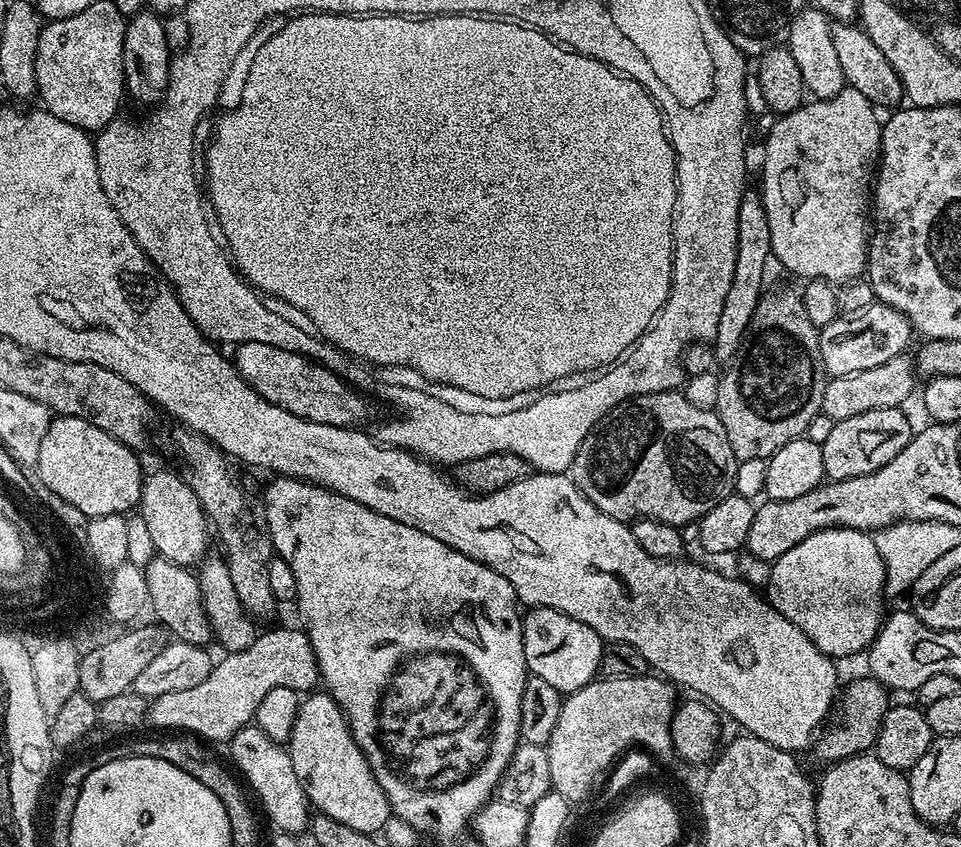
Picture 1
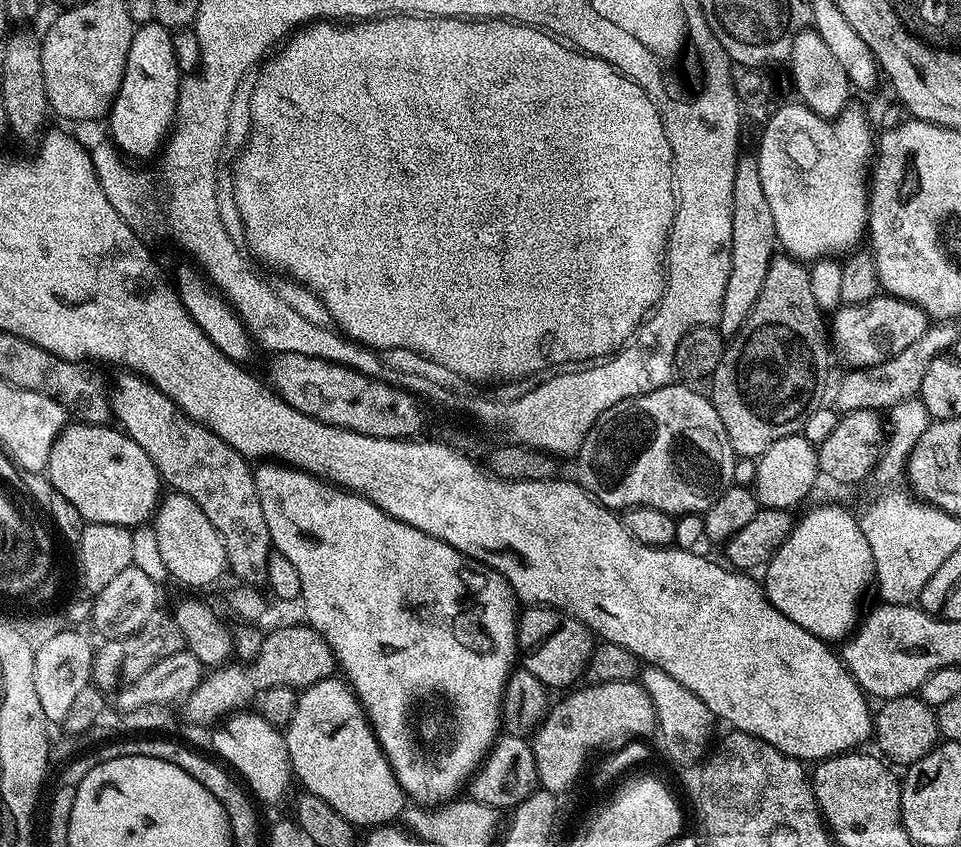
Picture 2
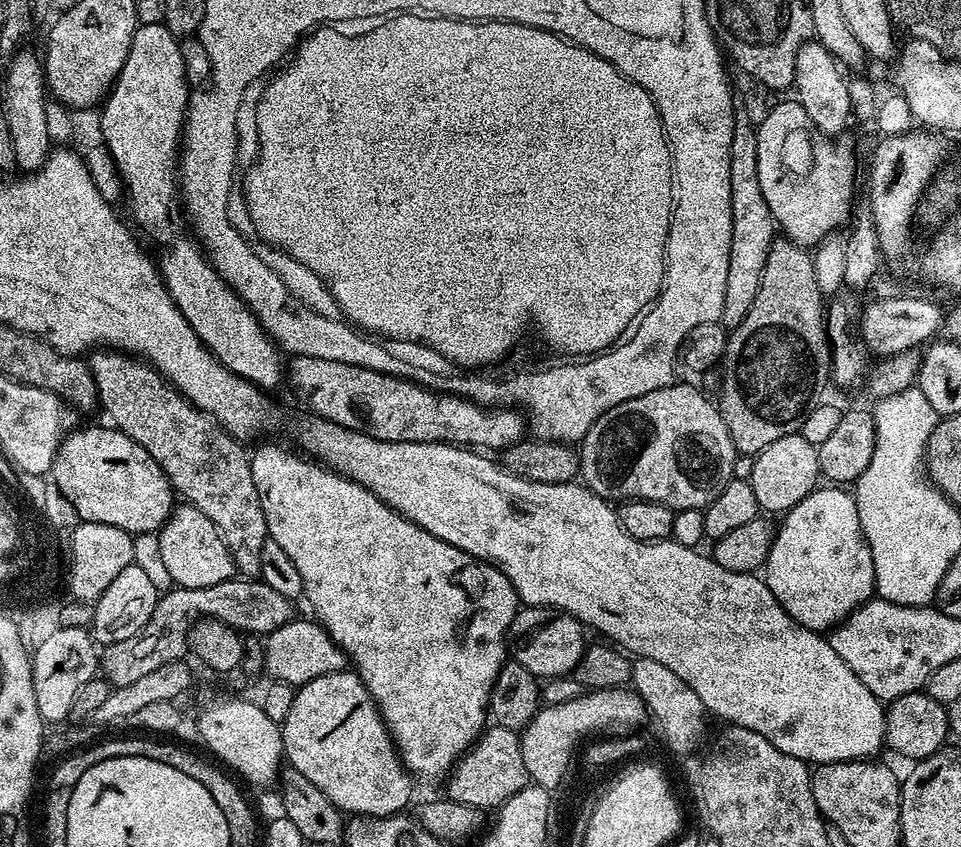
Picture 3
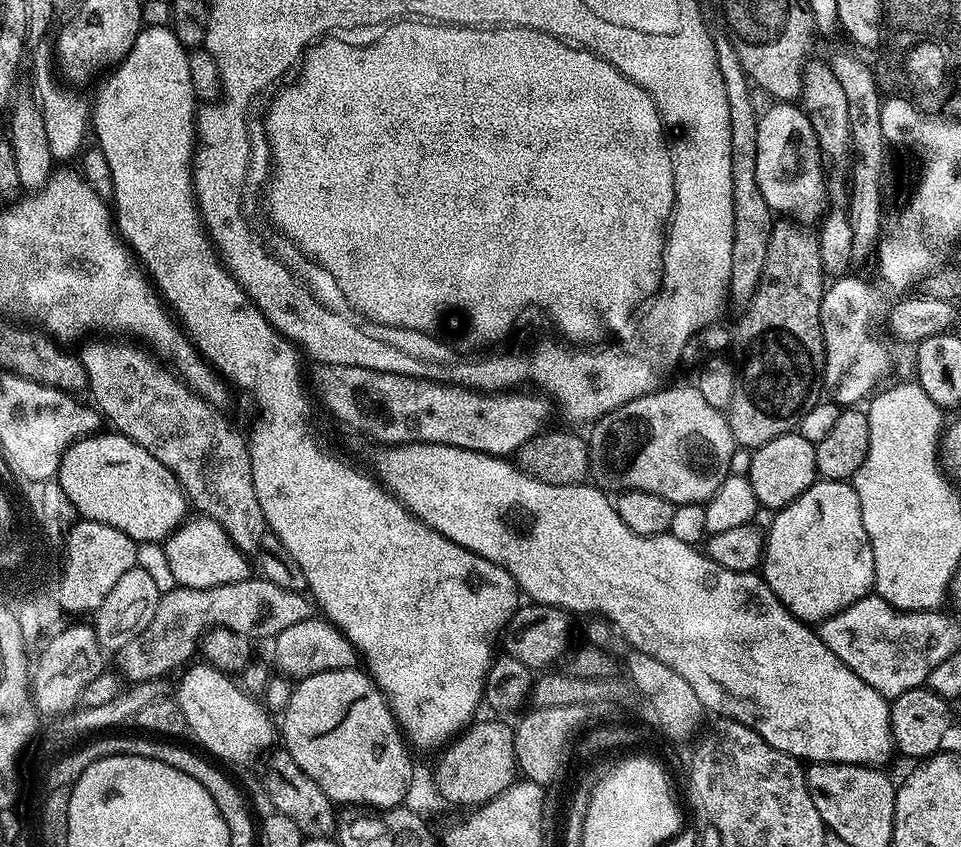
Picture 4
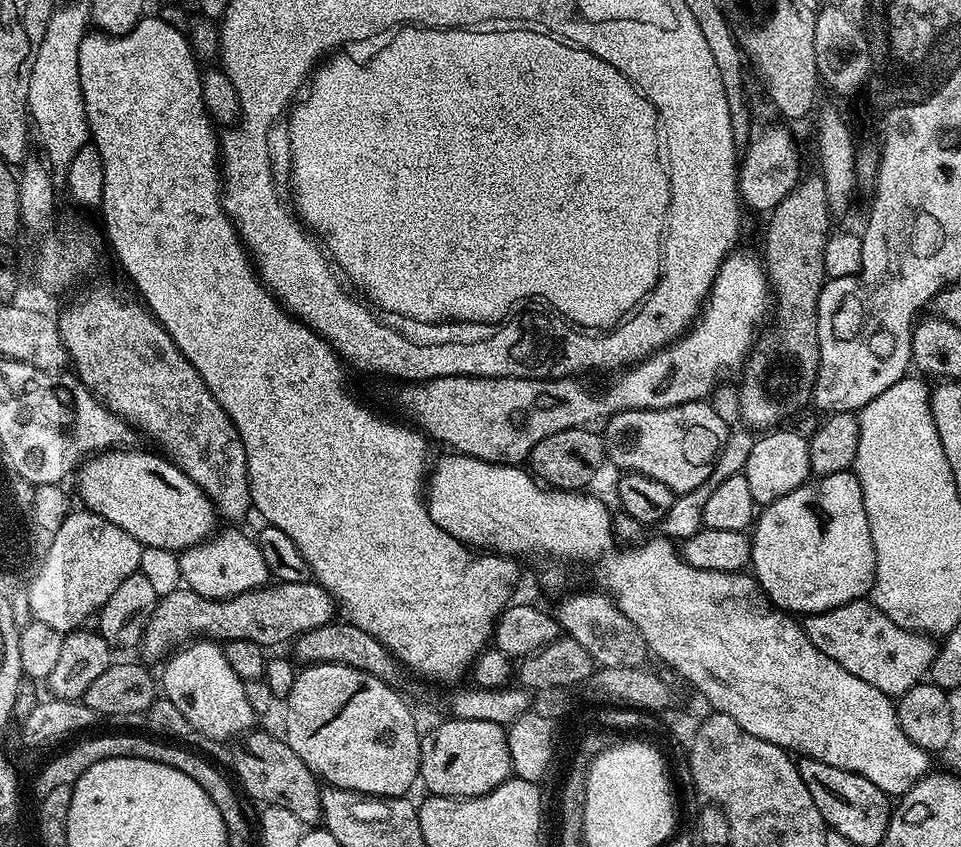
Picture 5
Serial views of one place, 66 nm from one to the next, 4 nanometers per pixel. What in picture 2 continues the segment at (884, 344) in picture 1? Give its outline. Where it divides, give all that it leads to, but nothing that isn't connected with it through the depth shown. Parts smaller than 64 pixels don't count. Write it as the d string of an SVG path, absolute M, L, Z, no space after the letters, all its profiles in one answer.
M878 294L862 305L841 305L830 324L830 344L837 356L851 369L868 368L908 349L927 330L928 317L920 307L895 296Z

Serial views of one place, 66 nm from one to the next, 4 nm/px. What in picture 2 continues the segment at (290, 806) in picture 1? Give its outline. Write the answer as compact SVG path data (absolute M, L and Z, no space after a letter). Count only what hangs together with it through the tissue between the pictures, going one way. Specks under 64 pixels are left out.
M244 710L233 715L227 722L221 723L216 730L217 732L212 736L212 744L217 752L215 755L225 765L235 769L239 779L246 785L247 791L257 801L265 800L268 804L278 803L287 794L288 787L294 784L292 763L284 741L284 732L270 722L266 722L266 718L262 718L252 710Z

